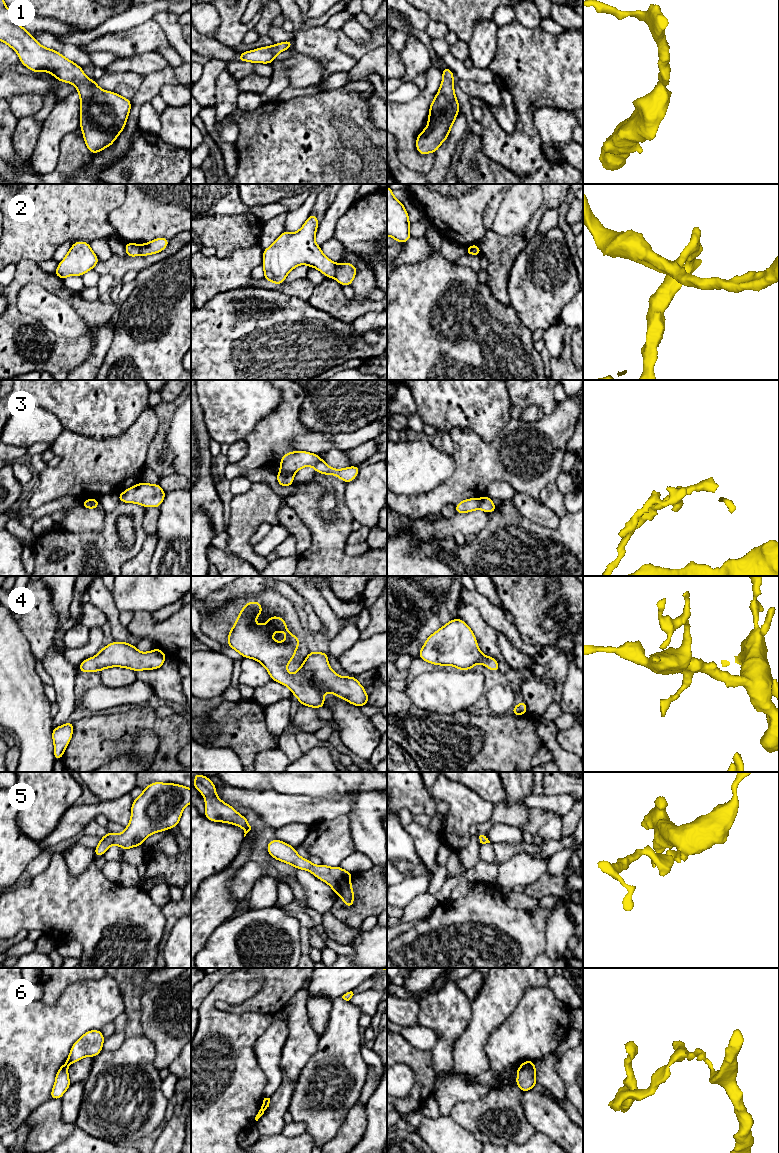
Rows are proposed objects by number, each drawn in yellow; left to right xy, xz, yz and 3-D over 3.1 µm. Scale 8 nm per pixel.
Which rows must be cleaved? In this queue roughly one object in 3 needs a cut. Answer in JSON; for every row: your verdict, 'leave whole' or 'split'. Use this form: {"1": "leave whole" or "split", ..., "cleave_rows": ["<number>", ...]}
{"1": "leave whole", "2": "split", "3": "split", "4": "leave whole", "5": "leave whole", "6": "split", "cleave_rows": ["2", "3", "6"]}

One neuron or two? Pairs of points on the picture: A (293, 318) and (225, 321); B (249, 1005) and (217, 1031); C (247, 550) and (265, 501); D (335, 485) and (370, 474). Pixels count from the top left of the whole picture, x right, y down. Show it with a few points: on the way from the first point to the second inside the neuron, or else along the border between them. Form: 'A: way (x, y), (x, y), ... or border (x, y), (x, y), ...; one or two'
A: way (276, 322), (242, 322); one
B: border (216, 1007), (220, 1010), (236, 1013), (261, 1013); two
C: way (245, 538), (245, 521), (253, 513); one
D: border (347, 484), (344, 490), (344, 504), (346, 508); two

